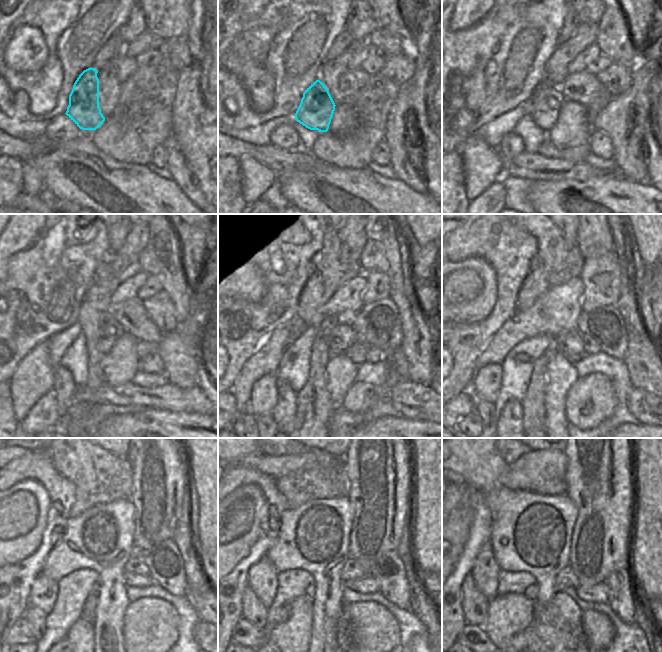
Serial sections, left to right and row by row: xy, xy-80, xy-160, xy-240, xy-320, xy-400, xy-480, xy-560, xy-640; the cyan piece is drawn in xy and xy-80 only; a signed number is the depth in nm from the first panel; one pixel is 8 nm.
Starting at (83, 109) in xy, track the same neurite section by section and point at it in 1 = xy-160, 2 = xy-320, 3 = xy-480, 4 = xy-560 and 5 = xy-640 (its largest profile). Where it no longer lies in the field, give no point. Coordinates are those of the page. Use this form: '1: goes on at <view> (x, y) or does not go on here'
1: goes on at xy-160 (546, 100)
2: goes on at xy-320 (342, 339)
3: goes on at xy-480 (130, 579)
4: goes on at xy-560 (366, 585)
5: goes on at xy-640 (599, 593)

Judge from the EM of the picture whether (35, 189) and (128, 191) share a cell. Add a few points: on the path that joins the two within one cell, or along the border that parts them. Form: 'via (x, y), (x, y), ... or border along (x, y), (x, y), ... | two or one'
border along (33, 165), (42, 179), (43, 187) | two

